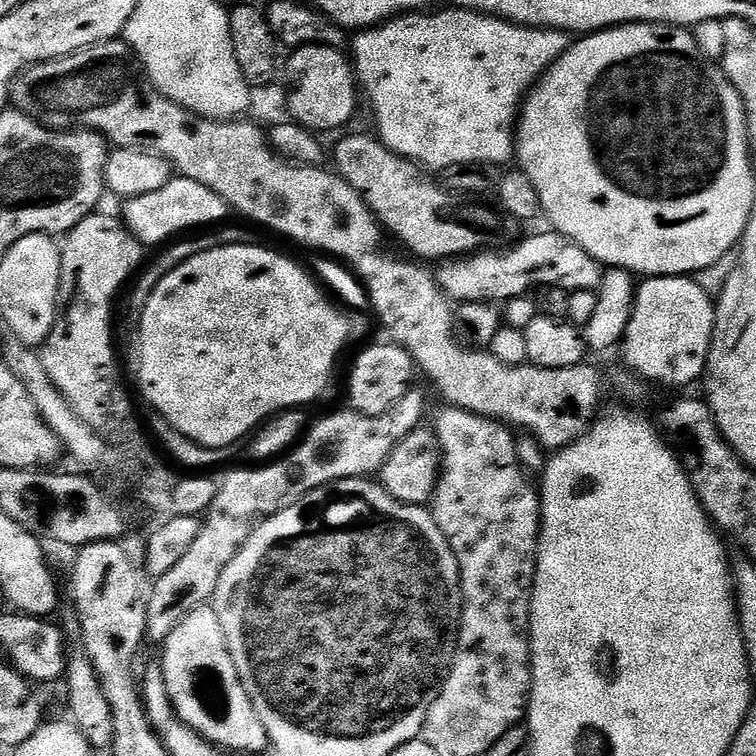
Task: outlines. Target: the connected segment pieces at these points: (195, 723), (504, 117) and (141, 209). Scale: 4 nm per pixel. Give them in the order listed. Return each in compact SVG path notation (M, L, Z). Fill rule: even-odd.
M210 606L195 608L164 641L164 664L162 671L172 700L176 715L184 724L189 724L192 729L213 745L229 748L232 752L260 752L269 747L266 726L262 726L262 718L258 718L258 710L254 710L254 702L238 674L238 666L234 666L234 658L230 654L230 646L226 642L226 630L222 630L222 622L218 614Z
M449 6L445 12L432 12L433 10L417 10L411 14L397 14L391 20L377 24L375 28L365 28L355 33L350 44L350 59L354 65L356 79L359 87L368 95L372 103L372 112L376 115L375 135L390 150L408 160L415 160L425 169L443 170L459 164L487 164L489 166L504 166L504 163L514 156L516 146L516 129L522 105L536 81L547 72L568 49L570 36L561 32L559 28L534 28L527 24L513 24L510 20L501 20L498 16L490 16L482 12L470 12L467 8Z
M173 178L166 186L162 186L162 190L154 190L154 194L131 197L125 204L128 205L122 211L122 219L145 246L160 243L163 245L184 234L179 232L184 232L187 228L200 228L203 224L219 225L216 223L230 212L227 202L215 190L202 186L202 182L183 178Z

